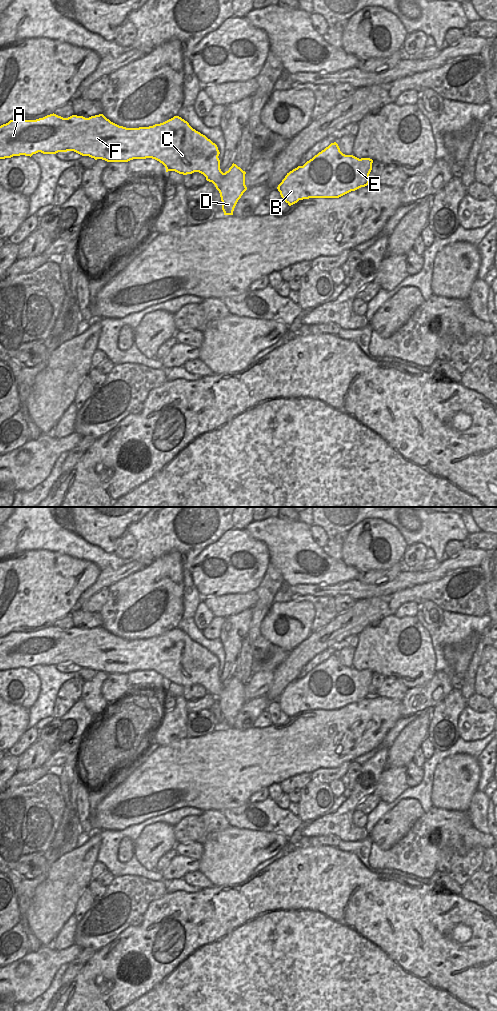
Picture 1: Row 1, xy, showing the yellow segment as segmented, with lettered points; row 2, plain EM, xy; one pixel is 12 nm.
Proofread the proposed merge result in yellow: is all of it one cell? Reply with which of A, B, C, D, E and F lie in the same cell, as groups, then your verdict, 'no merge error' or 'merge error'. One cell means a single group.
groups A B C D E F; no merge error

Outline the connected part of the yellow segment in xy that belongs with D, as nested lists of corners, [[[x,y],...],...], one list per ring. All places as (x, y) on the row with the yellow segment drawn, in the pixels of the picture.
[[[53,113],[36,120],[10,120],[0,126],[0,159],[20,155],[31,157],[38,152],[56,154],[67,151],[107,162],[152,158],[162,163],[166,172],[175,171],[183,175],[199,172],[219,191],[224,215],[233,215],[238,200],[247,190],[246,172],[233,163],[223,173],[217,145],[179,116],[149,127],[126,128],[111,122],[103,114],[89,118],[77,115],[63,118]]]

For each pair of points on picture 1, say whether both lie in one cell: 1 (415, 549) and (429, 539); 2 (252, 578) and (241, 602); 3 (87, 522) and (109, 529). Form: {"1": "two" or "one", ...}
{"1": "two", "2": "two", "3": "one"}

